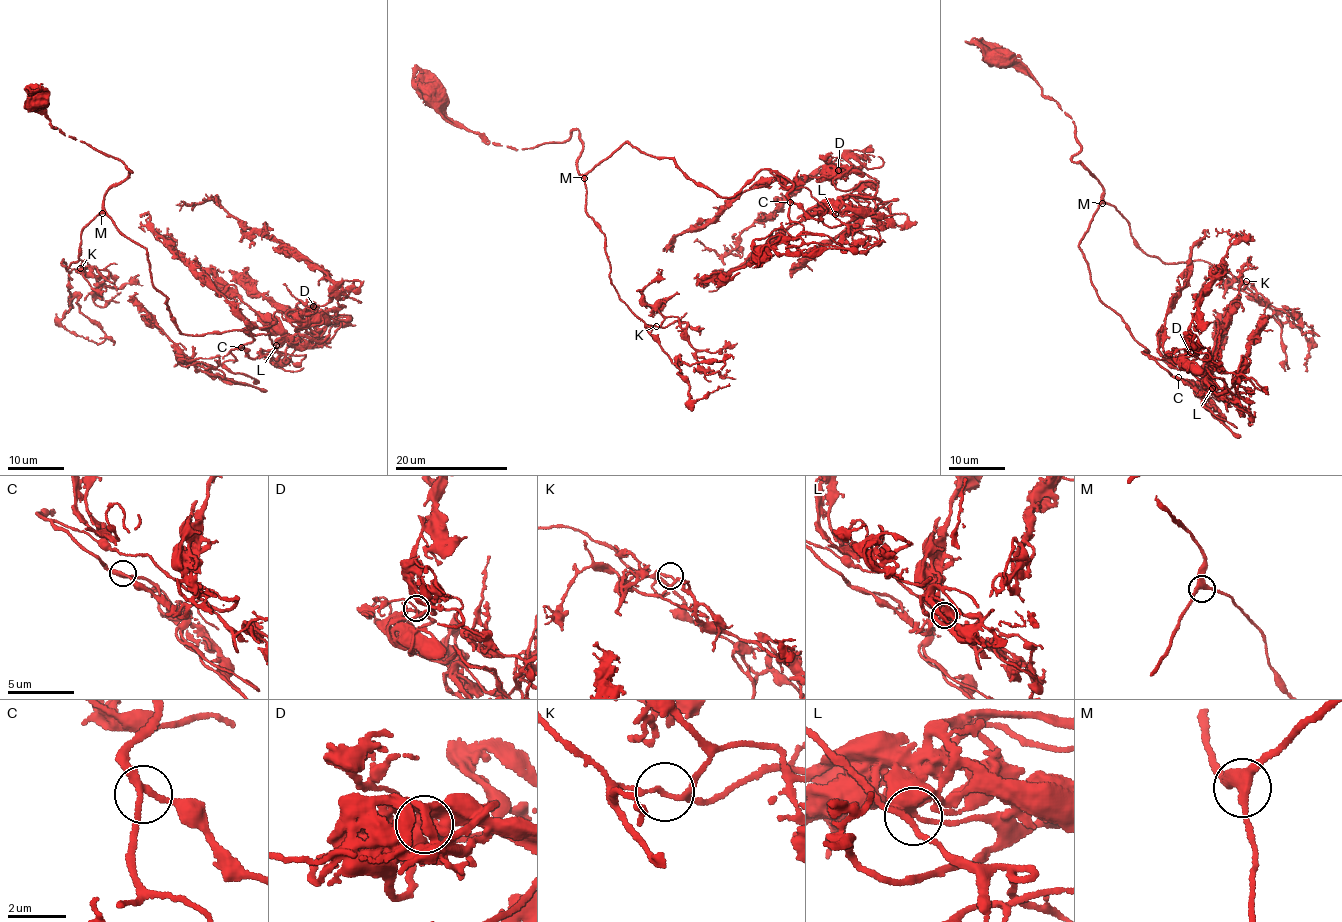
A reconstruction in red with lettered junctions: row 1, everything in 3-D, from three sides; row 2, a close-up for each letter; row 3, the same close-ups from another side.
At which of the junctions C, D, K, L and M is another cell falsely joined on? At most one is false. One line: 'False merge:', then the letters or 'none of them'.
False merge: none of them

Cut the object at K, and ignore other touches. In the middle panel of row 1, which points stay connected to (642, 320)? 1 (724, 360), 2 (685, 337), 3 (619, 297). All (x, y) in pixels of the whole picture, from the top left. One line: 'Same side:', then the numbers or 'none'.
Same side: 1, 3

